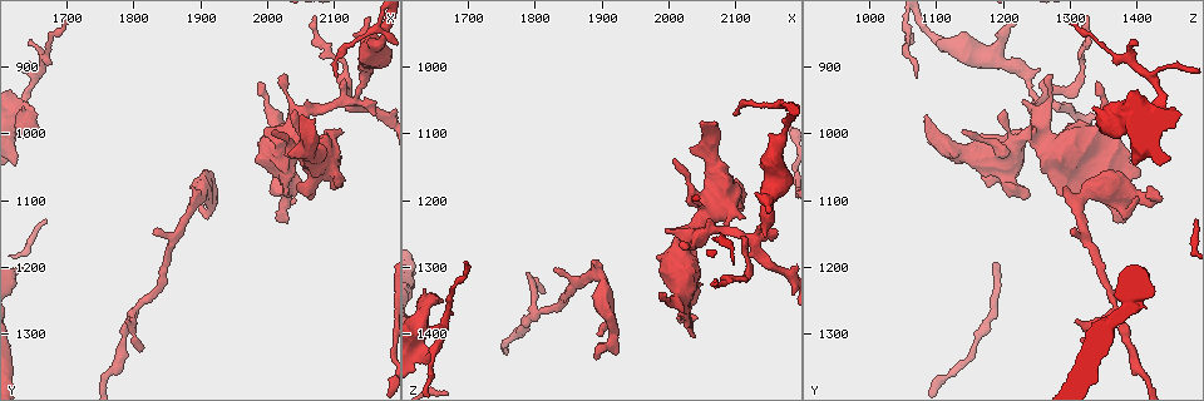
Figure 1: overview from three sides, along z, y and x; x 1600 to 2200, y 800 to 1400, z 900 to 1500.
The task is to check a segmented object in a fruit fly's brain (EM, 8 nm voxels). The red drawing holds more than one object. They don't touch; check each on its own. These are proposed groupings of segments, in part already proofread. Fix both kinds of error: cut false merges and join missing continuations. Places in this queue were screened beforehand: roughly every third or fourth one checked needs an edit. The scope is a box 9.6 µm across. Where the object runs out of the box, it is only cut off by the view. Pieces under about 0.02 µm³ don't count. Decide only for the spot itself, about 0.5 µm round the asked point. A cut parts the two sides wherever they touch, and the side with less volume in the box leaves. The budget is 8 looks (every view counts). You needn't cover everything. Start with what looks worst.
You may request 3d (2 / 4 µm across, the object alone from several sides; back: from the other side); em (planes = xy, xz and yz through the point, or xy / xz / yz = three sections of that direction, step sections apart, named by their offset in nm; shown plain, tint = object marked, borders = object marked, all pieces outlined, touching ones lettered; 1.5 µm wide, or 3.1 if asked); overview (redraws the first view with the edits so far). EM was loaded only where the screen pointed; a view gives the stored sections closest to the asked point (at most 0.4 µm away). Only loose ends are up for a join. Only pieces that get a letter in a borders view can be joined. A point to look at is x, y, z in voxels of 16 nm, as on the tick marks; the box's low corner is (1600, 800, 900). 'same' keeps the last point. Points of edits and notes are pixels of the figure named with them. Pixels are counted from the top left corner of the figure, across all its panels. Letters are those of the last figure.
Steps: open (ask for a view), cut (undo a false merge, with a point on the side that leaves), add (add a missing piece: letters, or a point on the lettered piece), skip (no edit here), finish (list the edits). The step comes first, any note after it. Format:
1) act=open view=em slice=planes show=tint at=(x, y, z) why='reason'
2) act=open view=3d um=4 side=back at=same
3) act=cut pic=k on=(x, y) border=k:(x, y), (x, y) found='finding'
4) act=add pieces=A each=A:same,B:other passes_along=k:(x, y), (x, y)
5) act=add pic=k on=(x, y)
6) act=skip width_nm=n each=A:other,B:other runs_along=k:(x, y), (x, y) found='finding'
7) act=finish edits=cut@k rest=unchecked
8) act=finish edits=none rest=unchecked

act=open view=em slice=planes show=borders at=(1990, 920, 1345) why='branch stops here'

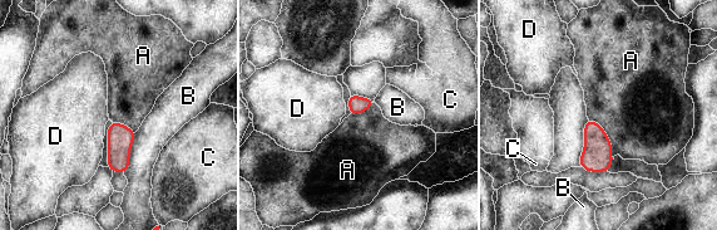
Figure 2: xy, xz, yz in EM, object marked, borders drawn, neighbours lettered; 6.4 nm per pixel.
act=skip longest_contact=A:300nm each=A:other,B:other,C:other,D:other found='none of them fits'

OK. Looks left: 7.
act=open view=em slice=planes show=borders at=(1810, 1330, 1340) why='branch stops here'

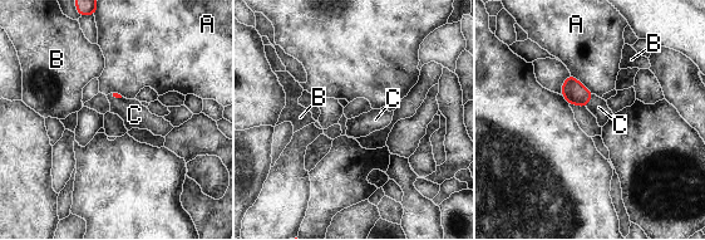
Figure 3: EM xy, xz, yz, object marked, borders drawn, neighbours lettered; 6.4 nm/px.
act=add pieces=C each=A:other,B:other,C:same passes_along=3:(573, 92), (588, 101), (598, 107) found='it goes on there'

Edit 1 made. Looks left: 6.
act=open view=overview

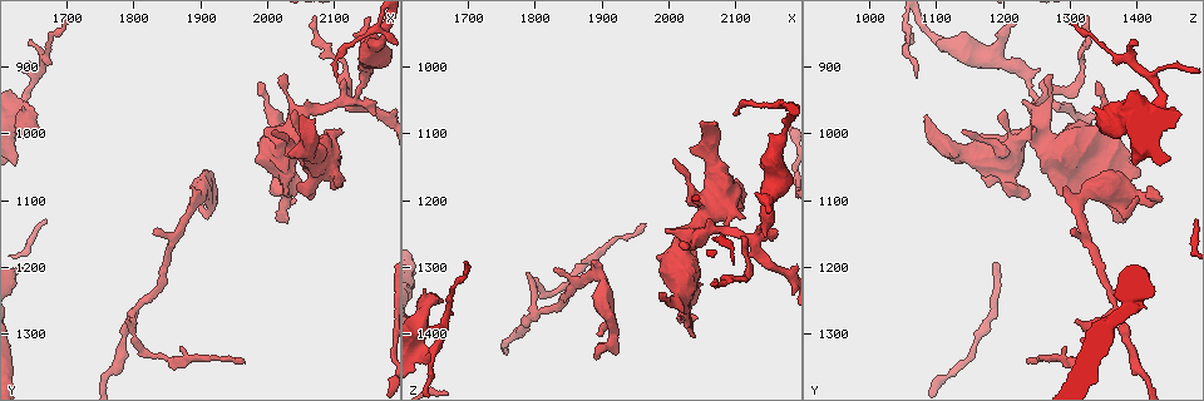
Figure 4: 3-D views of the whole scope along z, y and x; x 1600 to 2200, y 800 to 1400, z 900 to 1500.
act=open view=em slice=yz step=8 show=borders at=(2105, 920, 1070) why='tapers out'

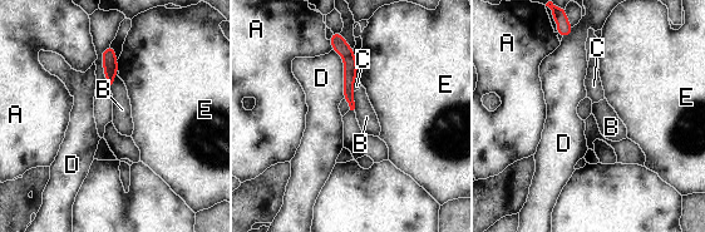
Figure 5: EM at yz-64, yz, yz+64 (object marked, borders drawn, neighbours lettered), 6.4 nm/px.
act=skip longest_contact=D:320nm each=A:other,B:other,C:other,D:other,E:other found='none of them fits'

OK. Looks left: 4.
act=open view=3d um=4 side=back at=(2015, 1130, 1385) why='branch stops here'

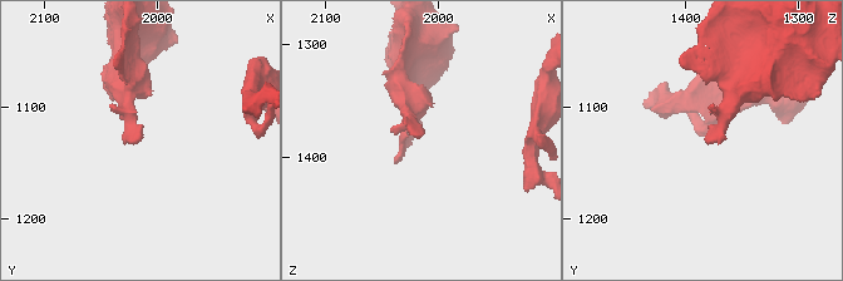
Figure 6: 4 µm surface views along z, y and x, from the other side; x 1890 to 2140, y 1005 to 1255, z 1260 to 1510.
act=open view=em slice=planes show=tint at=(2016, 1134, 1382) why='shape alone is not enough'

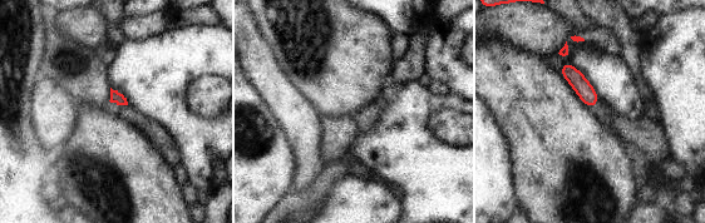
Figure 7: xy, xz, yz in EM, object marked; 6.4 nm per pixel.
act=open view=em slice=planes show=borders at=same why='see the neighbours'

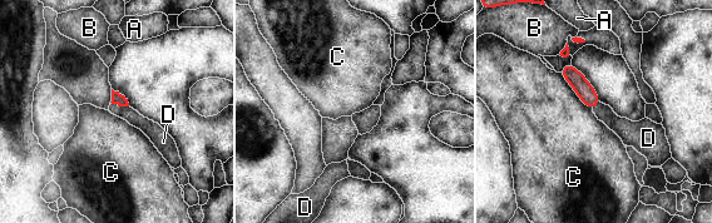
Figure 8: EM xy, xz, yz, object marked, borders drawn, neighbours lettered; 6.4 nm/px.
act=skip each=A:other,B:other,C:other,D:other border=8:(560, 73), (575, 94), (592, 110) found='no lettered piece goes on from it'

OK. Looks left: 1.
act=finish edits=add@3 rest=unchecked

